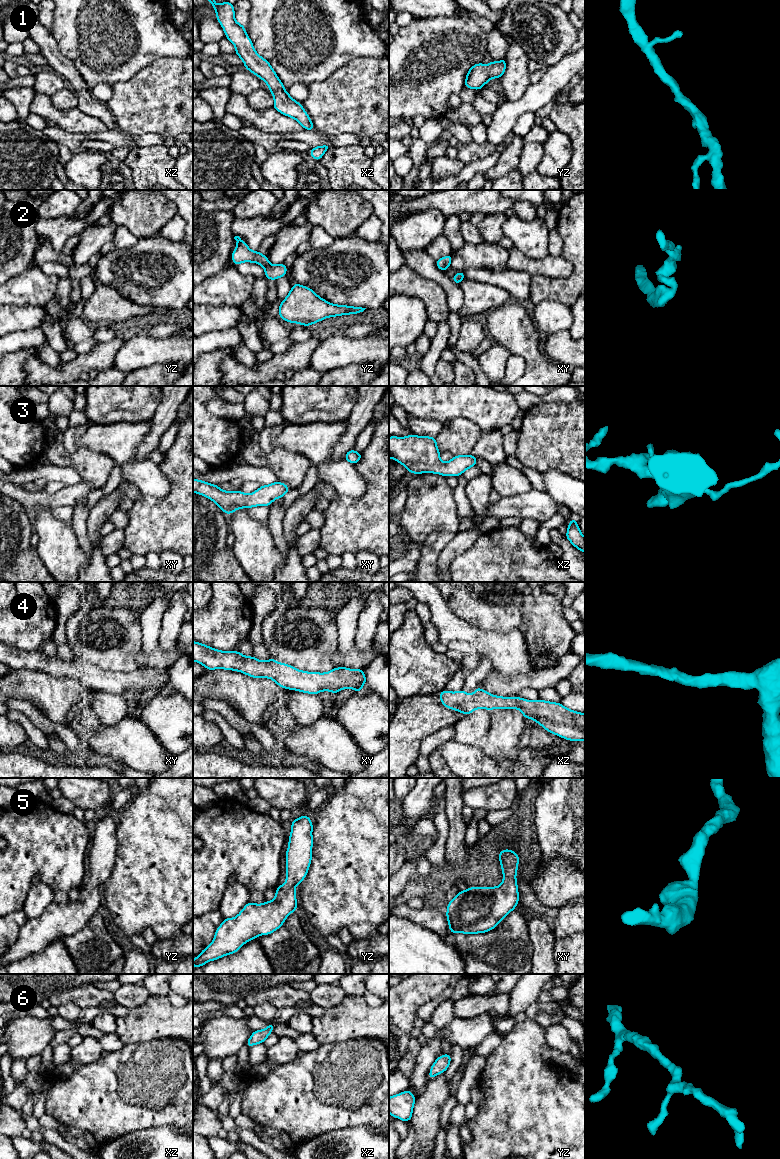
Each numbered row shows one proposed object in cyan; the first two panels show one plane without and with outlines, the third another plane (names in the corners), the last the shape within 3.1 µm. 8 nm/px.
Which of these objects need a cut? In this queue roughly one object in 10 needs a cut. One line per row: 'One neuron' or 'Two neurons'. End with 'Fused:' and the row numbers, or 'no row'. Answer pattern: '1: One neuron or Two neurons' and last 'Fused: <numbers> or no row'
1: One neuron
2: One neuron
3: One neuron
4: One neuron
5: One neuron
6: One neuron
Fused: no row

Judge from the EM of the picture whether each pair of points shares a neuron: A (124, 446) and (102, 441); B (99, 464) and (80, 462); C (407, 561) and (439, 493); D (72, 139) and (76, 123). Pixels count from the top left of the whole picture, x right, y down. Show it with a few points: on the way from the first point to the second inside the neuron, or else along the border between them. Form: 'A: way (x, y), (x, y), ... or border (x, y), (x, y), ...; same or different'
A: way (119, 441), (107, 441); same
B: way (94, 464), (85, 462); same
C: border (401, 525), (419, 546), (420, 559), (416, 567); different
D: border (58, 126), (71, 133), (96, 133); different

